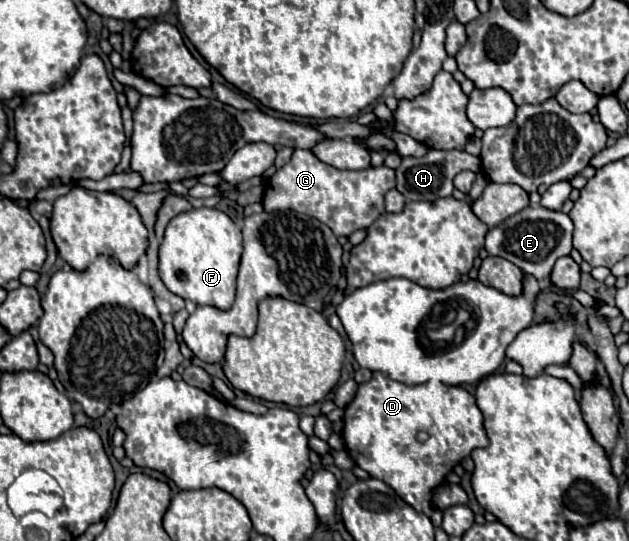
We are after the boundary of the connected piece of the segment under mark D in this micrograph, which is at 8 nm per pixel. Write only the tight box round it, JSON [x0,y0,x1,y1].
[342,375,488,515]

